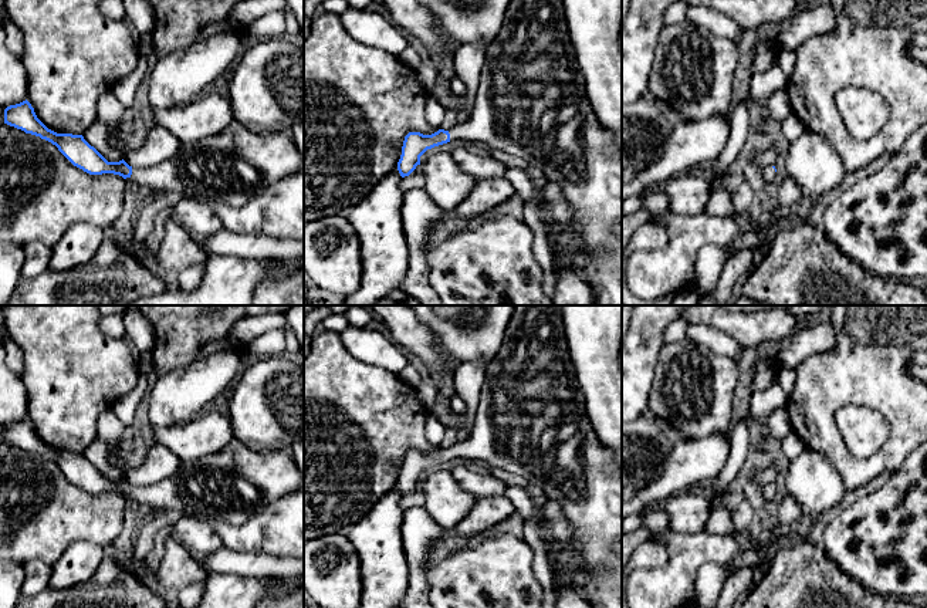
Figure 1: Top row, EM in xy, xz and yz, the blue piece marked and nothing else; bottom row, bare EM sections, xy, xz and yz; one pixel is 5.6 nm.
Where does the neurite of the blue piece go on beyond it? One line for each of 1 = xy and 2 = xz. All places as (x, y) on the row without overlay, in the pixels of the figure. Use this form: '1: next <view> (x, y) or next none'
1: next xy (236, 483)
2: next xz (531, 419)

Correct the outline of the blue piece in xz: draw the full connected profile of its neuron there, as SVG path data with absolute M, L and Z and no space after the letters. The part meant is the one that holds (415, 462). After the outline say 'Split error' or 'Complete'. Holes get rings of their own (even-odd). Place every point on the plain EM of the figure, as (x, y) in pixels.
M515 305L501 348L486 367L473 432L450 449L439 447L432 453L409 450L397 480L400 494L409 494L427 467L450 459L483 460L493 469L522 476L539 487L548 500L556 501L574 528L572 544L588 572L585 591L591 607L622 608L622 554L616 550L622 541L622 473L612 452L598 440L588 418L565 341L561 305Z. Split error

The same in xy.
M27 418L4 428L4 442L51 460L74 484L89 493L114 492L124 497L131 496L153 511L185 510L190 514L212 514L216 520L233 526L241 526L270 503L302 487L301 472L290 452L254 452L238 439L233 439L216 455L182 462L170 476L145 487L132 486L124 477L108 480L82 453L48 447Z. Split error

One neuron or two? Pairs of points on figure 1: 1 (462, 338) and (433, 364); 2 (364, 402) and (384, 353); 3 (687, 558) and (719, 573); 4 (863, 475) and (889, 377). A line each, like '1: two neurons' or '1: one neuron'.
1: two neurons
2: two neurons
3: two neurons
4: one neuron

